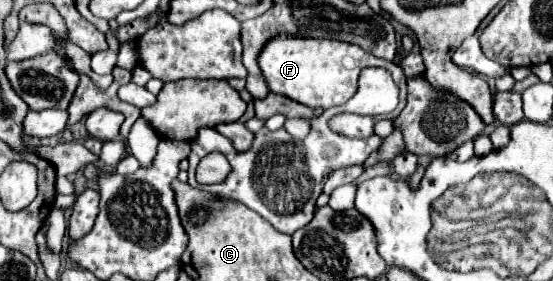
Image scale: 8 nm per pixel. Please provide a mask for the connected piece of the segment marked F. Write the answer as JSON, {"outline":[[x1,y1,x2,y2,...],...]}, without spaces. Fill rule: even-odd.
{"outline":[[278,35,266,43,266,47,262,49,262,53,258,57,258,63,260,63,260,69,266,77,266,83,272,93,286,95,286,97,290,97,302,105,308,105,312,109,314,107,330,109,330,107,346,103,356,93,356,83,358,83,360,71,364,67,378,65,378,67,388,69,394,75,396,85,400,87,400,105,392,113,378,117,378,119,396,119,406,105,406,77,404,77,400,65,396,65,392,61,384,61,380,57,374,57,372,53,368,53,352,43,334,41,334,39]]}

